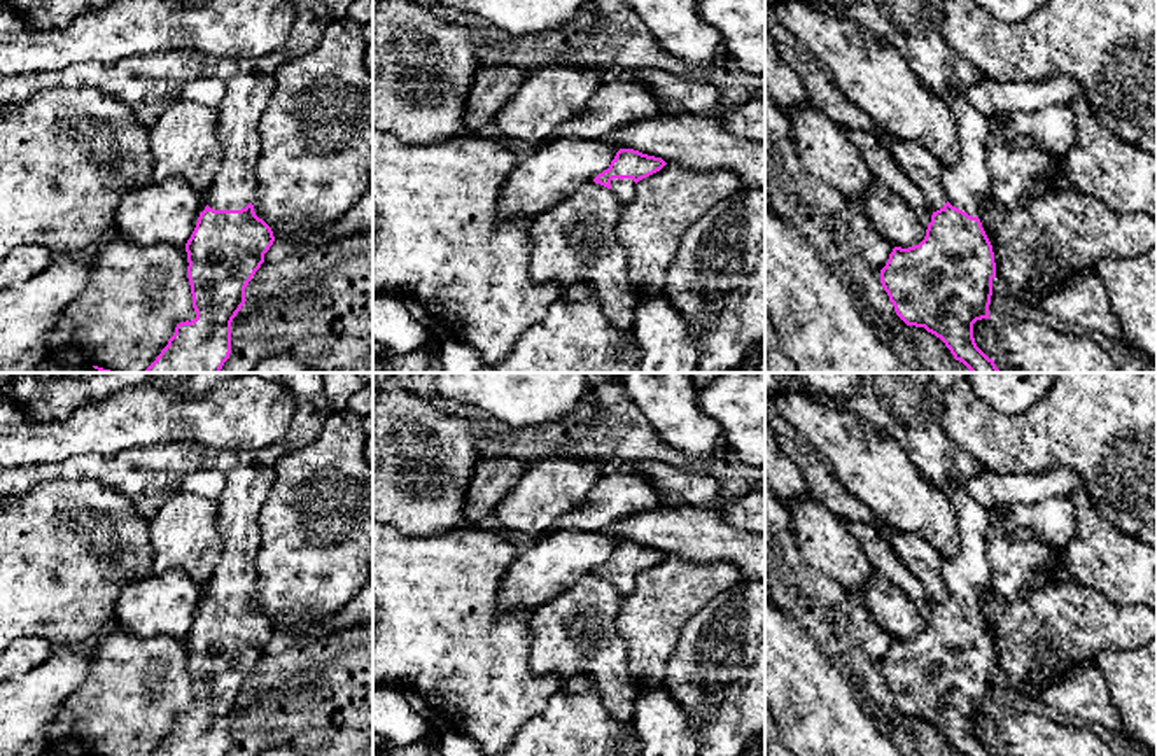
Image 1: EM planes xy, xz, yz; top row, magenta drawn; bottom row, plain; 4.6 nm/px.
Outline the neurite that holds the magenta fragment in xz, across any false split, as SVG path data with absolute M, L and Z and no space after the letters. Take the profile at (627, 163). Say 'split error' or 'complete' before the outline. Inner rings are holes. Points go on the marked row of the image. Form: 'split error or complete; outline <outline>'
split error; outline M620 149L609 168L599 173L593 182L613 189L621 203L627 205L635 196L637 182L660 172L665 164L662 158L634 149Z

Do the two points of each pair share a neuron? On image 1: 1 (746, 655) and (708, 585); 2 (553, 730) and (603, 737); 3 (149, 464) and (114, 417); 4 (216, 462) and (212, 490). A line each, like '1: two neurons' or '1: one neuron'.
1: two neurons
2: one neuron
3: two neurons
4: two neurons

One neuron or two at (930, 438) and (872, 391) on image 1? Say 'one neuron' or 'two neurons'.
one neuron

